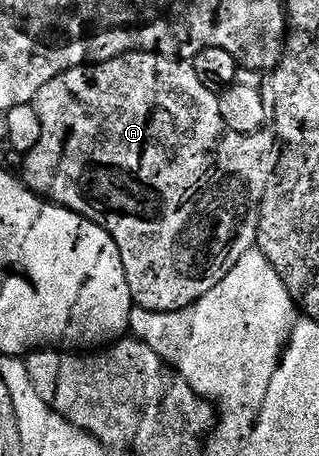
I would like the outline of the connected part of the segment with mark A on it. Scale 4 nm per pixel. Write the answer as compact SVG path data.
M128 51L106 63L85 67L77 67L74 71L66 71L57 75L43 89L39 89L35 106L39 113L39 122L43 125L43 137L39 137L39 145L24 156L25 168L19 171L20 178L26 187L35 194L56 203L58 207L66 207L99 225L119 245L119 253L123 257L123 269L127 273L127 285L131 285L131 297L134 304L148 311L182 311L187 305L199 301L203 293L211 293L231 269L243 257L243 253L254 250L257 241L257 226L263 193L269 180L274 178L277 162L281 156L279 140L272 130L262 129L254 135L240 135L229 131L223 121L223 113L219 113L218 92L207 89L199 76L195 74L192 62L180 57L157 55L154 51Z

